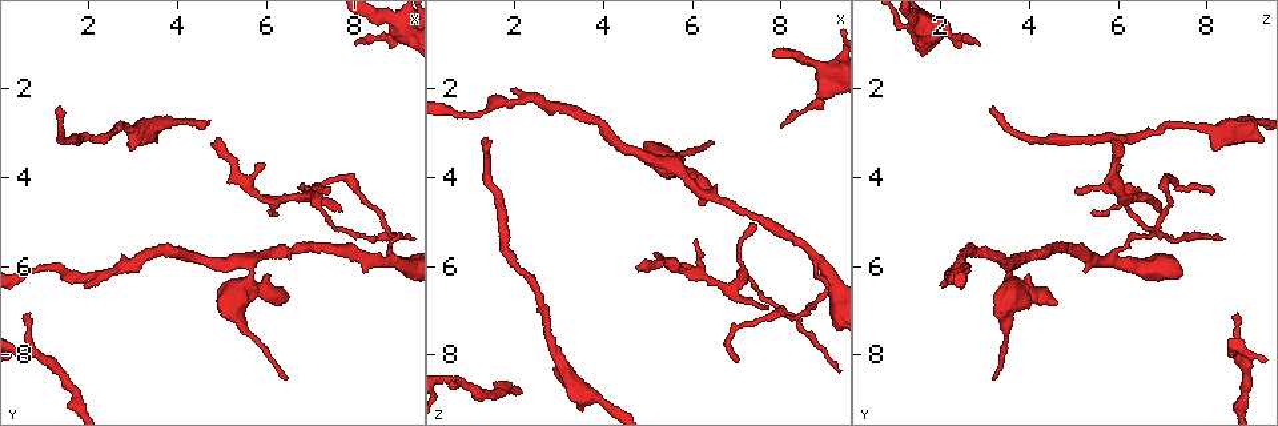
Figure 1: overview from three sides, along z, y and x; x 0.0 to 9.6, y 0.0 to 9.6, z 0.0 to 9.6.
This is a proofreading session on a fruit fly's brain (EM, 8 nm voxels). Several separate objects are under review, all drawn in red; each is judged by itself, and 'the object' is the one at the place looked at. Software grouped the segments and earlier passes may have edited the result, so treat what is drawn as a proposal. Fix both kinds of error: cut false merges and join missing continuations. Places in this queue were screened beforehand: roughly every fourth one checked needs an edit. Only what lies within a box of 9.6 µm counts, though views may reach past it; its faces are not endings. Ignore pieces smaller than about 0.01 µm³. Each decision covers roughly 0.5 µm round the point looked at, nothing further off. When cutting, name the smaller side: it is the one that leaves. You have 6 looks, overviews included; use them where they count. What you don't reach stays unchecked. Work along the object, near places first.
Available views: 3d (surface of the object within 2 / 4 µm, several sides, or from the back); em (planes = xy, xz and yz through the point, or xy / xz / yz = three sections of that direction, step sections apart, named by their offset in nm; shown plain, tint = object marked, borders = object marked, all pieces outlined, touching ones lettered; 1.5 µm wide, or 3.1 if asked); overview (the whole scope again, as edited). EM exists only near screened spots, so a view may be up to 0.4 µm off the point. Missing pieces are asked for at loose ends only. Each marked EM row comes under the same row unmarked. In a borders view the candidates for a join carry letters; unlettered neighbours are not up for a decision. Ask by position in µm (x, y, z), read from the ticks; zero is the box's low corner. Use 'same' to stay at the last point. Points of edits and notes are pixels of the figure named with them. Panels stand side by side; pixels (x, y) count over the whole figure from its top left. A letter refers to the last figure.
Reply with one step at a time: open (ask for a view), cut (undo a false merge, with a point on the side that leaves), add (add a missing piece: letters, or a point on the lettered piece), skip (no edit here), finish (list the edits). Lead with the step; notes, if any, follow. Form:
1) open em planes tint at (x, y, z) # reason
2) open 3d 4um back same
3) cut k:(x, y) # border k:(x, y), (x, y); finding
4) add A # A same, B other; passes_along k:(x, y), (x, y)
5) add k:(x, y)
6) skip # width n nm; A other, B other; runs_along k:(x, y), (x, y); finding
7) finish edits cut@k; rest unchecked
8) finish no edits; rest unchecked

open 3d 4um back at (8.75, 0.85, 2.35) # thick turns thin

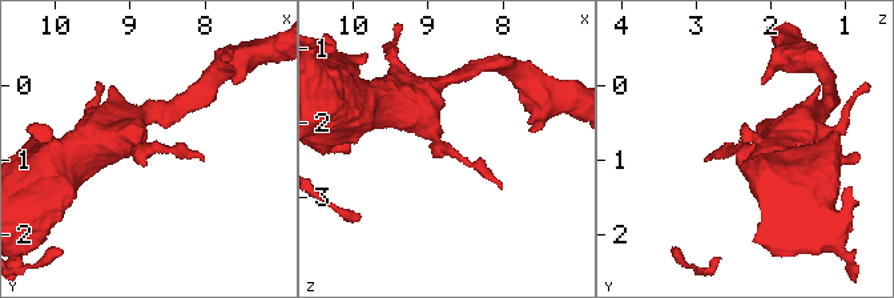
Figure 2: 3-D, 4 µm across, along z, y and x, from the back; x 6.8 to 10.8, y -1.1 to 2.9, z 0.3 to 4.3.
open em planes borders at (8.85, 0.85, 2.30)

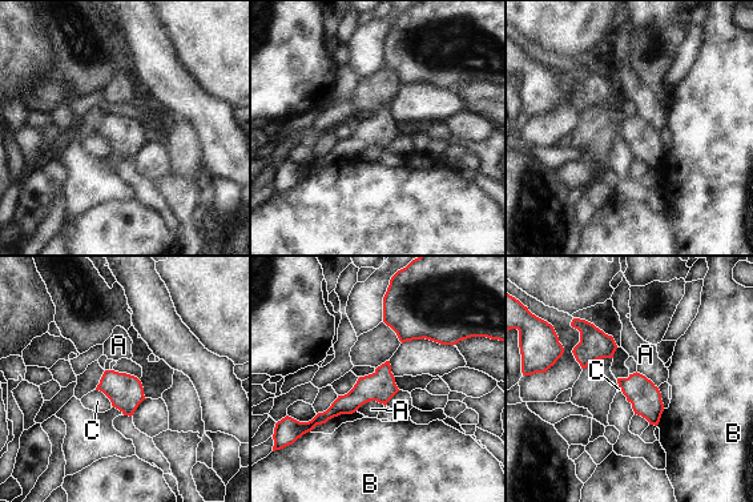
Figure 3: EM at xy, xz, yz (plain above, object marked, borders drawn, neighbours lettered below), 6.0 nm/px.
skip # width 180 nm; longest_contact A 190 nm; A other, B other, C other; continuous, no second neuron

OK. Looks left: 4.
open em planes tint at (4.75, 3.25, 6.10) # branch stops here

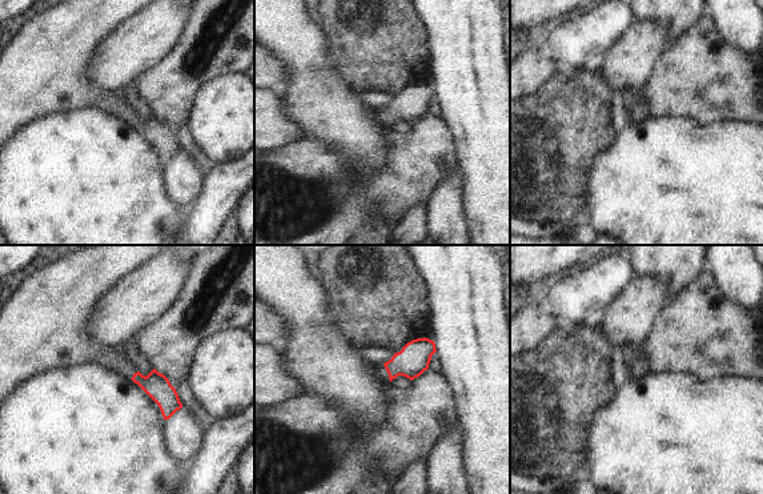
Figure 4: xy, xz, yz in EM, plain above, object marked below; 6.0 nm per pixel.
open em planes borders same

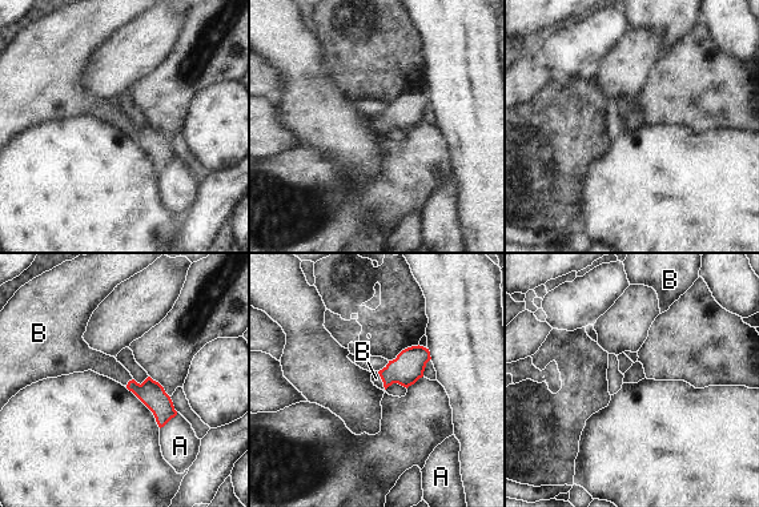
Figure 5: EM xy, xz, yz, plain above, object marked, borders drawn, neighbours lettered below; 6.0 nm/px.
add B # width 120 nm; A other, B same; passes_along 5:(408, 367), (382, 381), (376, 378); the neuron continues

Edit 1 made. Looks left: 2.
open em xy step 4 borders at (1.40, 2.45, 3.05) # end of a long branch

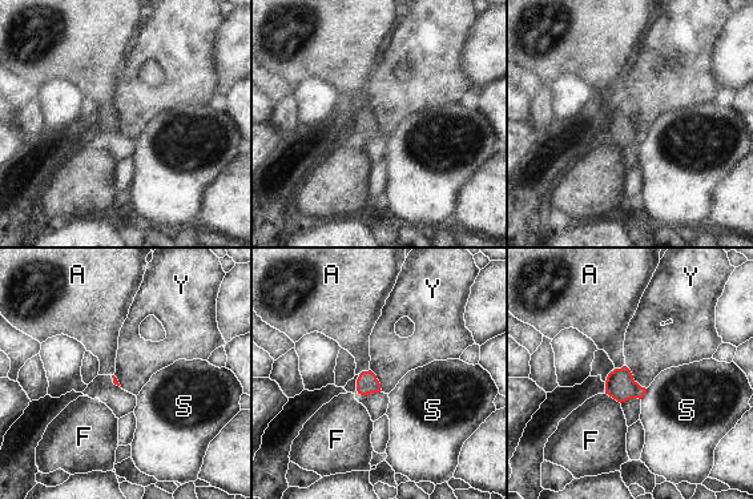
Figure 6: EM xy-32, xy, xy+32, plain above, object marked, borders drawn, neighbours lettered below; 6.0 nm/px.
add A # A same, F other, S other, Y other; passes_along 6:(620, 385), (619, 369), (607, 330); the neuron continues

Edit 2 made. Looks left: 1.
finish edits add@5, add@6; rest unchecked

